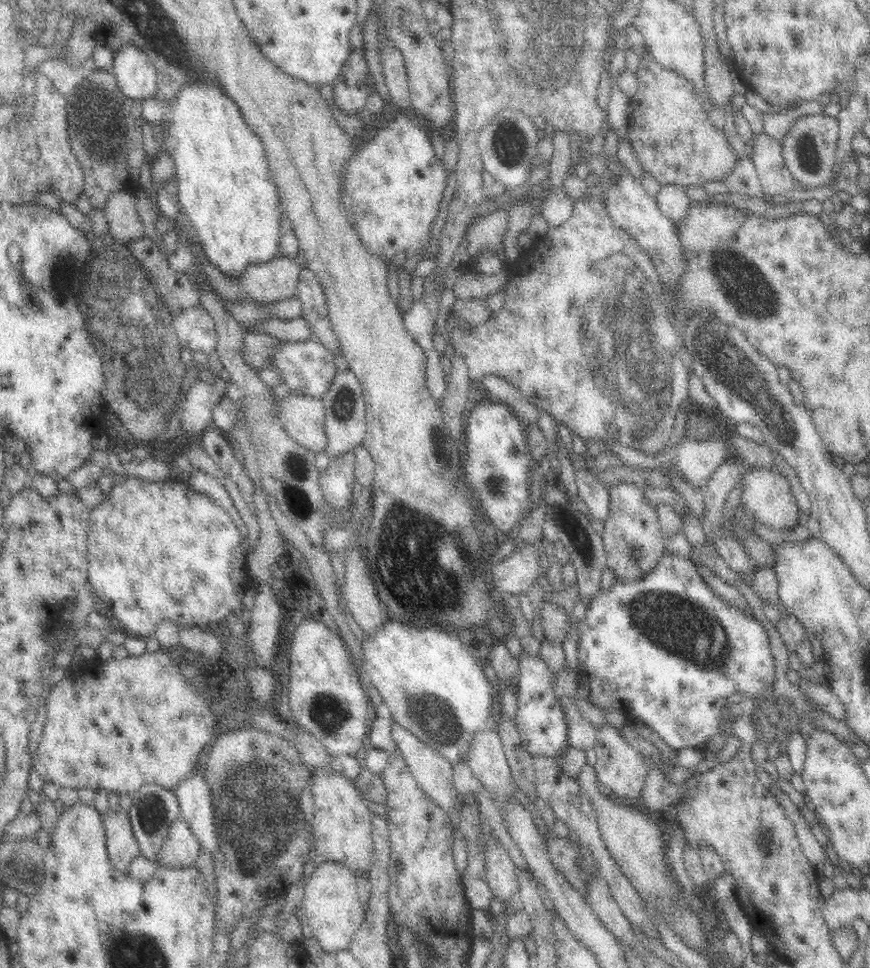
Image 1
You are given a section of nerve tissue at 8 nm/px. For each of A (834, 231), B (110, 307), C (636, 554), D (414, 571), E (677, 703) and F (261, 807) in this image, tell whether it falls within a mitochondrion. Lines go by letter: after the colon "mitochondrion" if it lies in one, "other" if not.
A: other
B: mitochondrion
C: mitochondrion
D: mitochondrion
E: other
F: mitochondrion

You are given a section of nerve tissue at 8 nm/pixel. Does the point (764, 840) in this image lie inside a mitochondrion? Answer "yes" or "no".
yes

